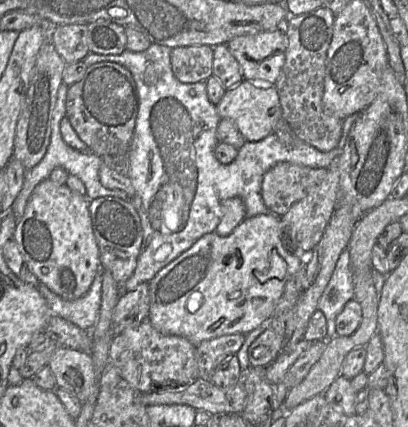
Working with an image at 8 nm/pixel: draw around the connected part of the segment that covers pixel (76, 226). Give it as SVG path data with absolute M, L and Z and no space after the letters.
M49 178L43 180L33 190L12 237L24 261L39 282L68 301L82 297L100 271L99 248L88 209L90 201L92 200L69 189L66 185L57 185Z

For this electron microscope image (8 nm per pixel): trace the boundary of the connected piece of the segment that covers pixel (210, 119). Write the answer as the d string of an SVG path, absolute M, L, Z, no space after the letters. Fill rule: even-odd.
M152 43L144 52L131 52L126 49L120 55L105 55L105 60L108 62L118 63L131 72L139 95L139 111L133 140L128 151L125 174L130 178L136 191L131 202L140 217L143 240L136 269L122 287L122 292L135 290L138 285L149 283L160 270L188 250L199 238L214 232L222 218L223 201L240 197L246 207L245 218L270 213L261 196L261 185L266 172L279 162L314 169L327 169L334 158L342 155L348 134L360 115L355 113L343 120L339 144L329 152L321 152L296 136L292 144L283 144L278 136L272 133L257 142L246 141L239 148L238 155L232 163L221 164L214 153L219 143L217 127L221 117L216 105L212 104L208 98L206 81L182 83L177 80L171 67L171 50L167 46ZM149 66L154 66L159 75L154 85L145 81L145 71Z

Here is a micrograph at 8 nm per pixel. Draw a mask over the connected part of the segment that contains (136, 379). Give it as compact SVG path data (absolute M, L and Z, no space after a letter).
M149 321L116 333L109 348L109 361L118 369L121 377L140 393L149 393L168 387L186 386L198 379L196 346L185 337L165 335L157 331Z

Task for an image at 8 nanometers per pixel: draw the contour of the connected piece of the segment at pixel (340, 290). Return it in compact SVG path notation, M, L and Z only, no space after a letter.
M346 248L340 254L333 274L325 287L317 305L326 319L327 339L336 335L336 317L343 310L345 304L354 298L350 255Z

